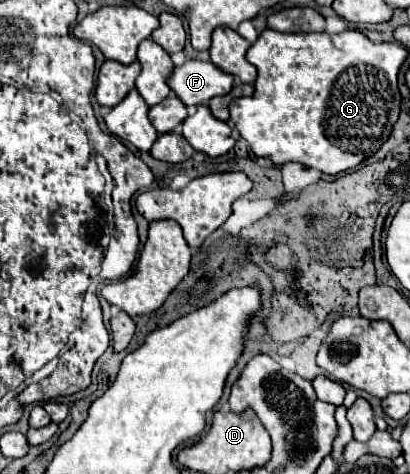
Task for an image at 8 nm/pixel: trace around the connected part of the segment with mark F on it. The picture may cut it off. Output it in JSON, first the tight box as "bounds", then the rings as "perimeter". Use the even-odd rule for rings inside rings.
{"bounds":[167,59,233,107],"perimeter":[[[187,59],[181,67],[173,69],[167,85],[187,107],[191,107],[207,103],[217,95],[227,95],[233,87],[233,77],[211,61]]]}

